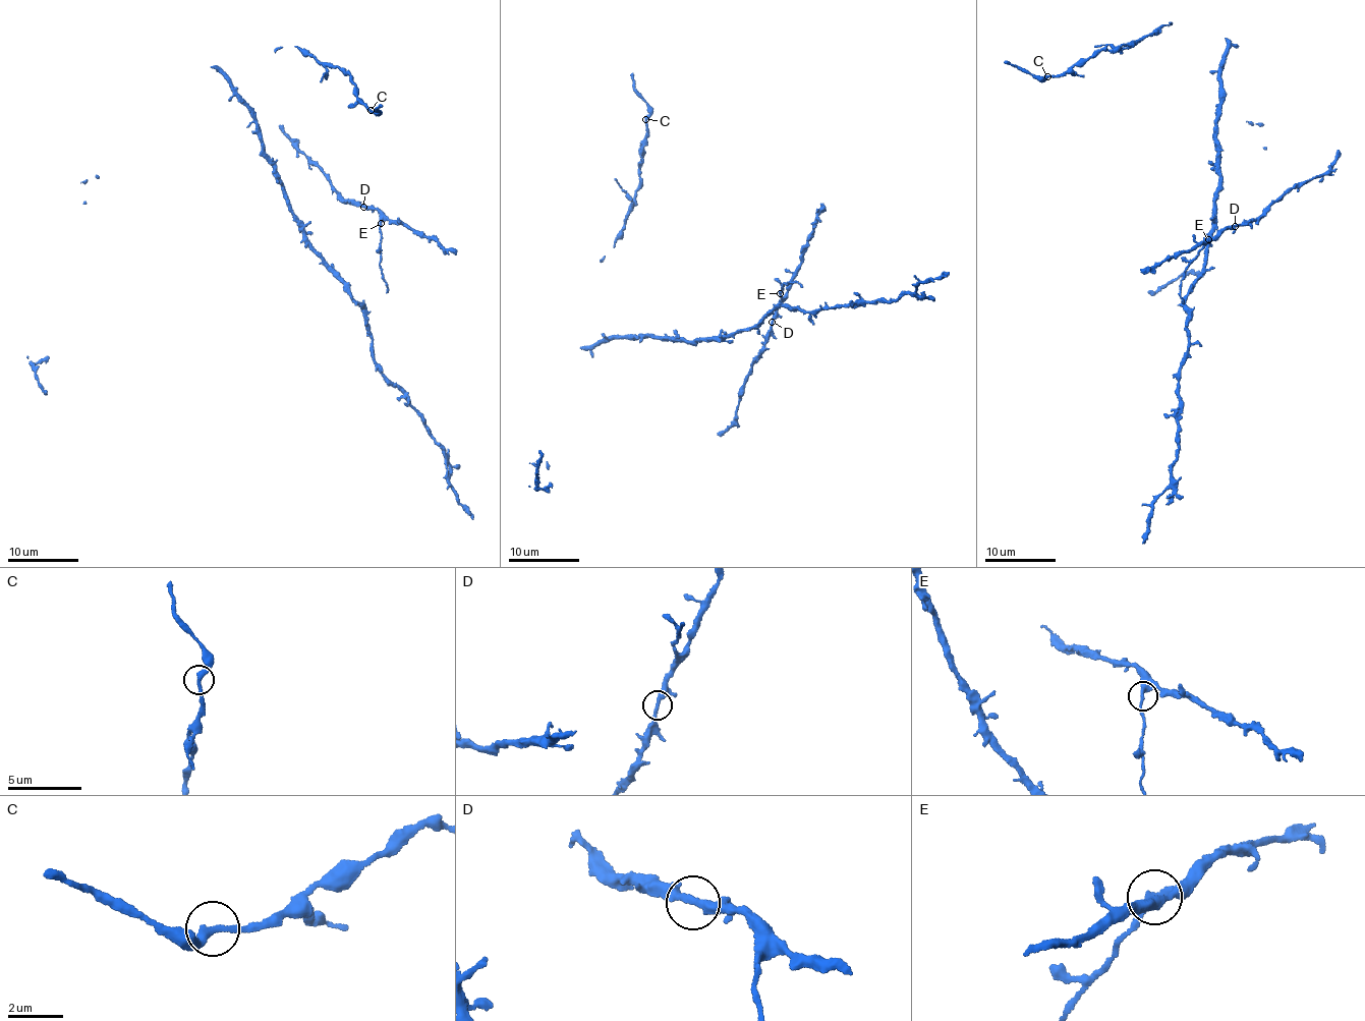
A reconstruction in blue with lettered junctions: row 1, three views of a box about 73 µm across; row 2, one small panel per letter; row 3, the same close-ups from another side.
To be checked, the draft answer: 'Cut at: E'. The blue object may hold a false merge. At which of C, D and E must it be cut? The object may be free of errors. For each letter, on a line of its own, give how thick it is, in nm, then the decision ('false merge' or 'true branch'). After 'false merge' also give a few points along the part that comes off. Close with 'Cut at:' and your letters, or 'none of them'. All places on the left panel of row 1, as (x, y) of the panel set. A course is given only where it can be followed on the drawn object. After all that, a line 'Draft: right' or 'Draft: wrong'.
C: 240 nm thick; true branch
D: 280 nm thick; true branch
E: 220 nm thick; false merge; foreign part runs (381, 223), (380, 262), (388, 292)
Cut at: E
Draft: right

